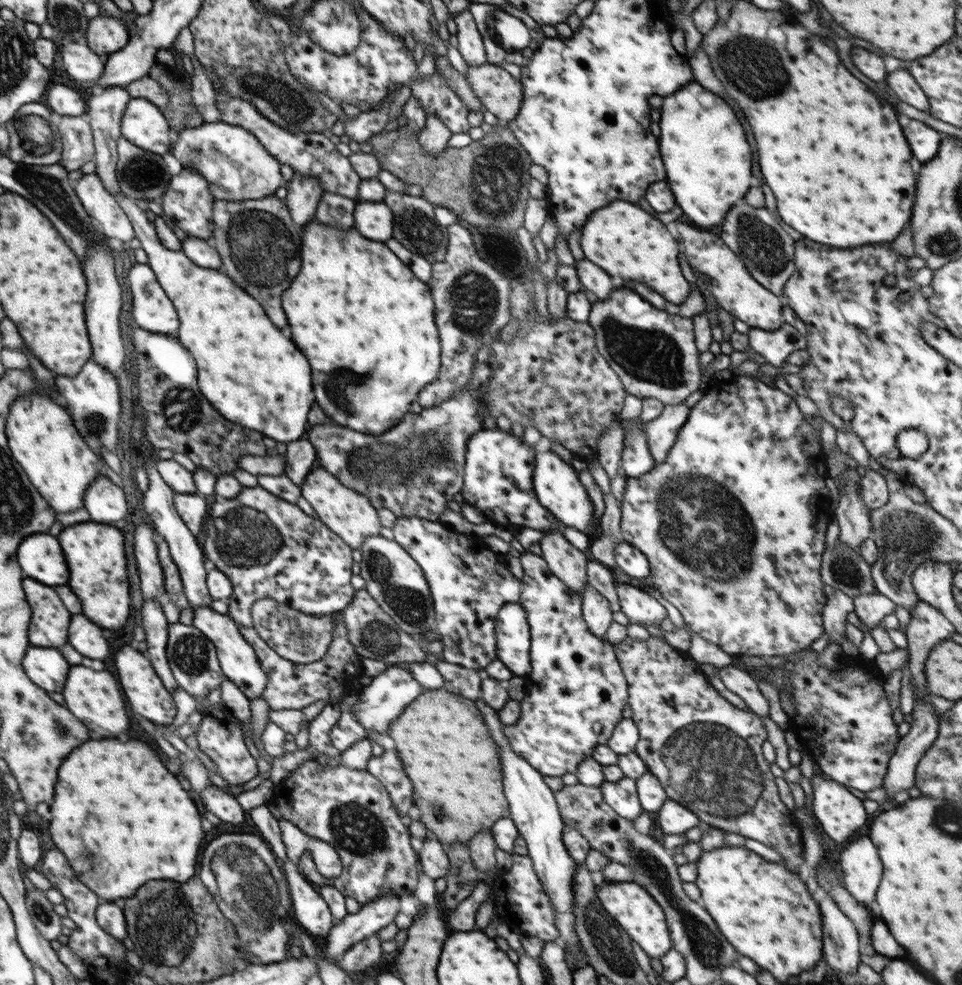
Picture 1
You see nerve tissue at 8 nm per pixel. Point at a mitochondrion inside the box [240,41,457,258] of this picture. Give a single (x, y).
(413, 227)

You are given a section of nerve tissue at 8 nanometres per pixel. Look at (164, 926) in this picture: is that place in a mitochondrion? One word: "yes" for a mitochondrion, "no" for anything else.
yes

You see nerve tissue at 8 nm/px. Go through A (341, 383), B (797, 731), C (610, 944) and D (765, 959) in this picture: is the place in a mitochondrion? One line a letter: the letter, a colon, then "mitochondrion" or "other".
A: mitochondrion
B: other
C: mitochondrion
D: other

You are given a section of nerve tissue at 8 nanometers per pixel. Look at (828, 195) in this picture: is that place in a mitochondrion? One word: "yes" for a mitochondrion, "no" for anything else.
no

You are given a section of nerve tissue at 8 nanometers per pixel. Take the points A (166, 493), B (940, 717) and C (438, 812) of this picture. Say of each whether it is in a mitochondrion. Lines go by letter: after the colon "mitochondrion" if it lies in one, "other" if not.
A: other
B: other
C: mitochondrion

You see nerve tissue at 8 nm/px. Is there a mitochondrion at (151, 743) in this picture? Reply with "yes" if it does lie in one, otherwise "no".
no

